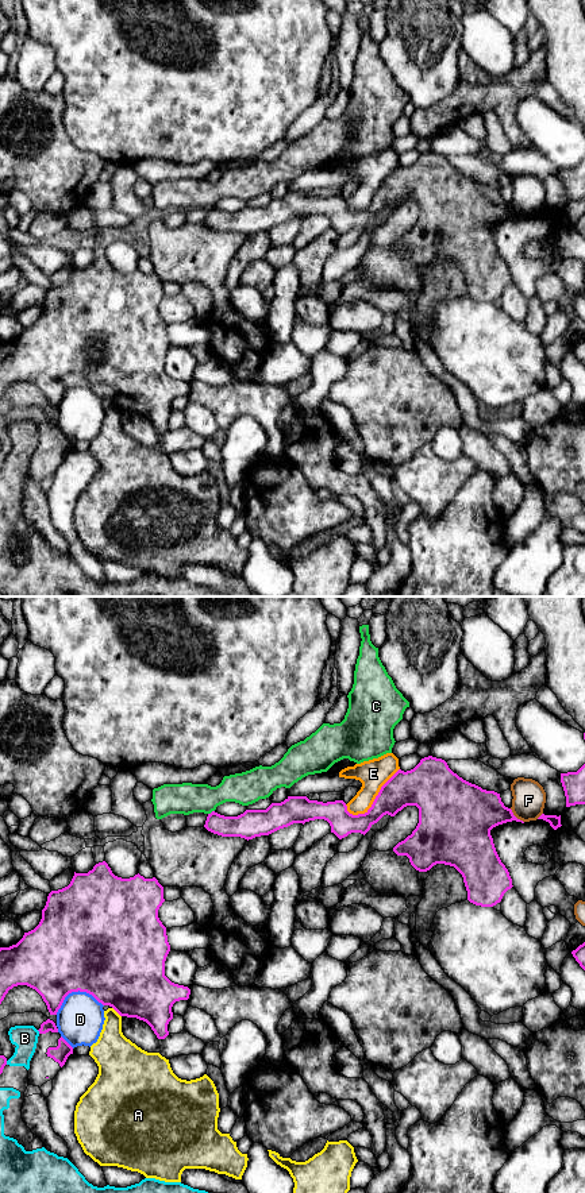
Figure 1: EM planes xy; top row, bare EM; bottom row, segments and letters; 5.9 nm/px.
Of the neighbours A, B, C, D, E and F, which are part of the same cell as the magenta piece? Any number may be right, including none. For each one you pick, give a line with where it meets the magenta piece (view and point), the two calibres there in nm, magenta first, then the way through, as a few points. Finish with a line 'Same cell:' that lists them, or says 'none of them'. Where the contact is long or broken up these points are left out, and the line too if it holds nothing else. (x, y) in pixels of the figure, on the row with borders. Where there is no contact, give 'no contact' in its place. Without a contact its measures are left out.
Same cell: none of them

